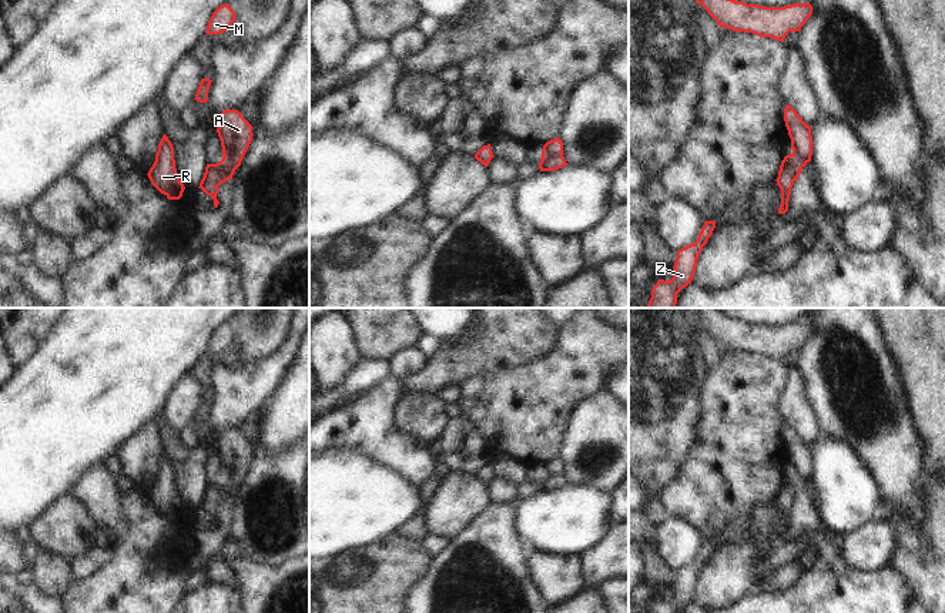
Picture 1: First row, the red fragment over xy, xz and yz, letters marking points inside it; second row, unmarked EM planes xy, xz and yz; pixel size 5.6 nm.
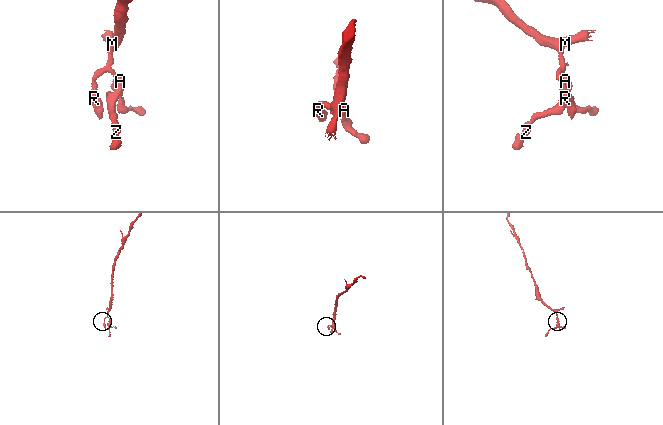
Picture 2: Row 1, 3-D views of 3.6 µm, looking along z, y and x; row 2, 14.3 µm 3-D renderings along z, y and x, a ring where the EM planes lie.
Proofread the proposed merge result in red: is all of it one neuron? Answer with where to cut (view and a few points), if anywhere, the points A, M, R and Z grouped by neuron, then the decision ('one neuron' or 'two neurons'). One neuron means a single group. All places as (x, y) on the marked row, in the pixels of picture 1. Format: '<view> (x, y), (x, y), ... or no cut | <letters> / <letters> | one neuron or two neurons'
xz (562, 153), (542, 156) | A M R / Z | two neurons

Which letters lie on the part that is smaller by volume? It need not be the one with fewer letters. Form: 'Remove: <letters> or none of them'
Remove: Z

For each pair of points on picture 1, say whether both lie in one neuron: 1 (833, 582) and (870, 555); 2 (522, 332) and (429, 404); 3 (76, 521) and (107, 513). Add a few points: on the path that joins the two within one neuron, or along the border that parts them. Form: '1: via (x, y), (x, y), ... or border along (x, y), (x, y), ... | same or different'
1: border along (838, 541), (841, 556), (851, 566), (887, 566) | different
2: border along (435, 392), (404, 394) | different
3: border along (69, 493), (86, 509), (100, 541) | different

